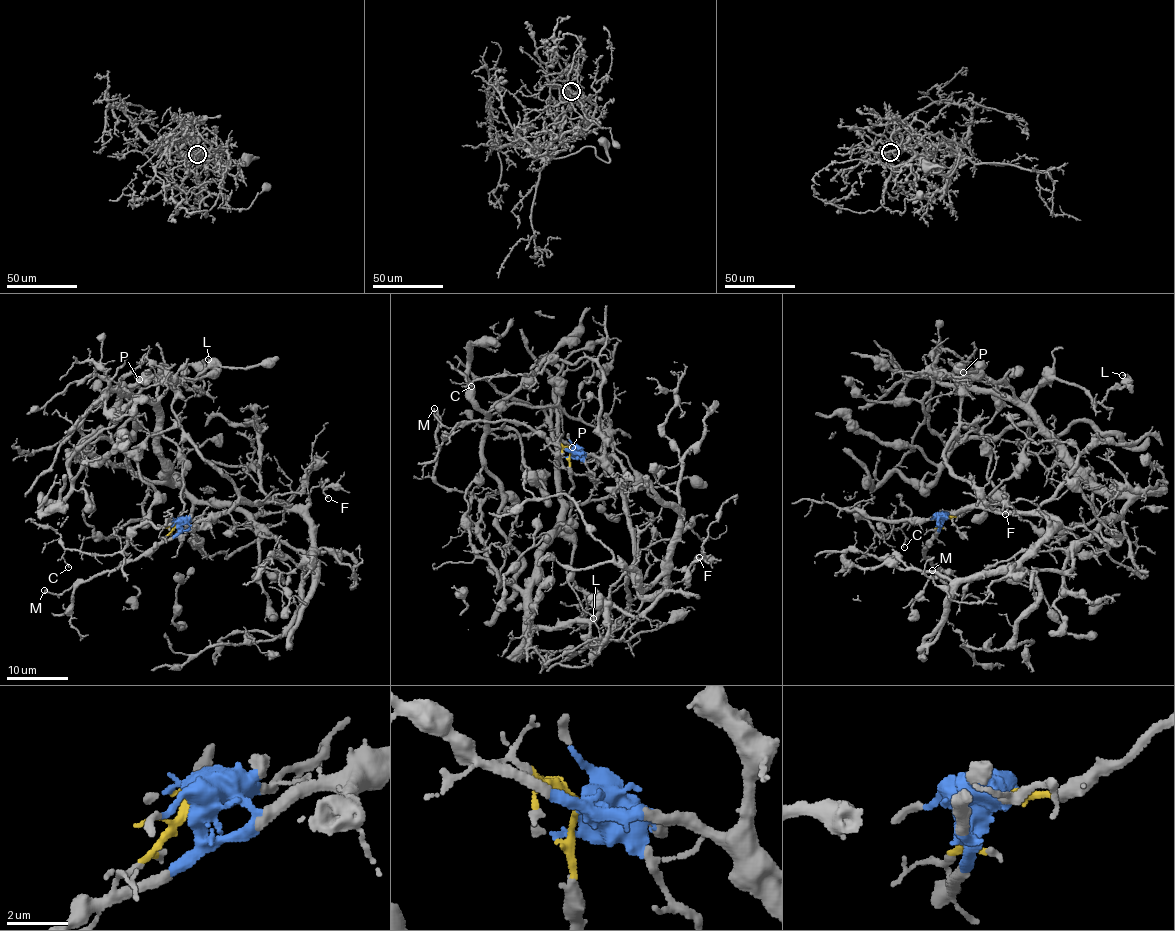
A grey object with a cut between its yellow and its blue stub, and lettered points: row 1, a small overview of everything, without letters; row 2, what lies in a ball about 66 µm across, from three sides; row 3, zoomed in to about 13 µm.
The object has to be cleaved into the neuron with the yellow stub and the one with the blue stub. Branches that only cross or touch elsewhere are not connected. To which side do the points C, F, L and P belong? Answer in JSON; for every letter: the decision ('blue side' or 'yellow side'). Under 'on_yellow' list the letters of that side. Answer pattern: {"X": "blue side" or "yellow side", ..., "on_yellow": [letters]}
{"C": "blue side", "F": "blue side", "L": "yellow side", "P": "yellow side", "on_yellow": ["L", "P"]}

